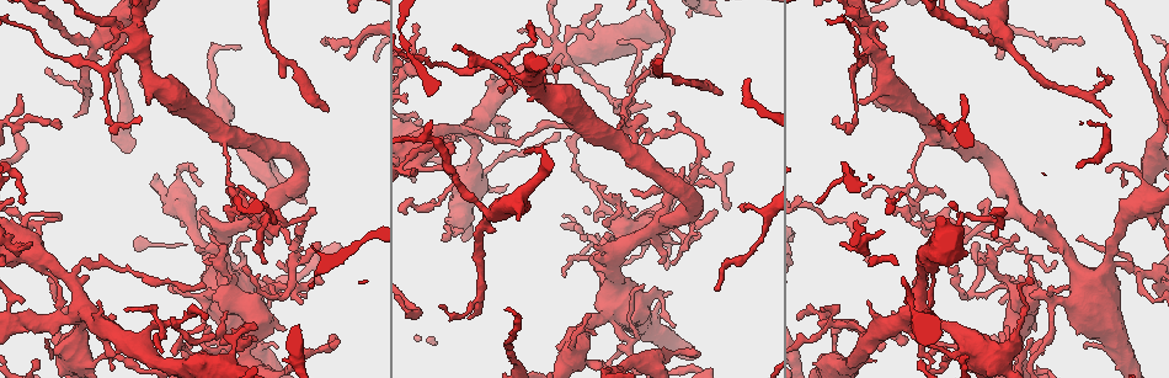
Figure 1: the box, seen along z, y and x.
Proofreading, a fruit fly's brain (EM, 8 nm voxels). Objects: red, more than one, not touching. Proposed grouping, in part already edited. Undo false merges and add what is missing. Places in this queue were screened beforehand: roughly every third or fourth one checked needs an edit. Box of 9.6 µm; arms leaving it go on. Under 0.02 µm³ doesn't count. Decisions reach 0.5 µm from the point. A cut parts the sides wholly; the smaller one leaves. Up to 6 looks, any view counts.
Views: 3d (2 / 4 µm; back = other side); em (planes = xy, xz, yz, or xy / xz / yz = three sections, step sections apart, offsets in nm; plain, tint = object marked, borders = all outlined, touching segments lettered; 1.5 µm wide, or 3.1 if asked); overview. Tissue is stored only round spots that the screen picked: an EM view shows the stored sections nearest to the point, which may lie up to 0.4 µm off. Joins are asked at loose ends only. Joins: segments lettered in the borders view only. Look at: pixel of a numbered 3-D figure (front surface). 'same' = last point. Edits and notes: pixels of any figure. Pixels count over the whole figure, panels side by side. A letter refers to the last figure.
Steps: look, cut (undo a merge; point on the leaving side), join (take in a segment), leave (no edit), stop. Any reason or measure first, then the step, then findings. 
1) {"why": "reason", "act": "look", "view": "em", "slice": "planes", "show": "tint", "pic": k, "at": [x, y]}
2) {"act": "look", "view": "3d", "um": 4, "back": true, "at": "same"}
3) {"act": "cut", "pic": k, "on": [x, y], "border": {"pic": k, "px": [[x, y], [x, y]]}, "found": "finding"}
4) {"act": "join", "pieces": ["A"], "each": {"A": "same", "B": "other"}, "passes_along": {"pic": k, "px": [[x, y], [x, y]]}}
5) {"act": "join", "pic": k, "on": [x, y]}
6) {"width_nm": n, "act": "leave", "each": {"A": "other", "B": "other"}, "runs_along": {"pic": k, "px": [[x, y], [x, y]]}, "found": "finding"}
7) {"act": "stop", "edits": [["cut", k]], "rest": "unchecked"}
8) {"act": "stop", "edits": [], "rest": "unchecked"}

{"why": "branch stops here", "act": "look", "view": "3d", "um": 2, "pic": 1, "at": [866, 196]}

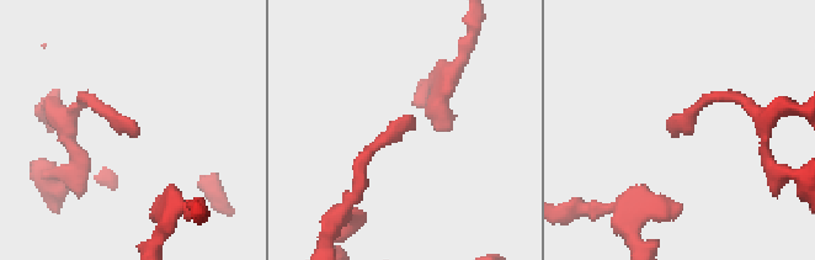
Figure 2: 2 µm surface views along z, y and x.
{"why": "now the EM", "act": "look", "view": "em", "slice": "planes", "show": "plain", "pic": 2, "at": [673, 121]}

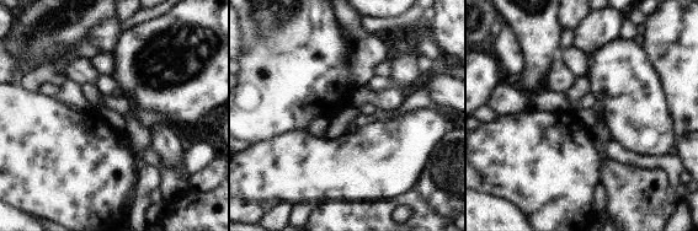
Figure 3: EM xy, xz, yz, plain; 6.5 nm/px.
{"why": "see the neighbours", "act": "look", "view": "em", "slice": "planes", "show": "borders", "at": "same"}

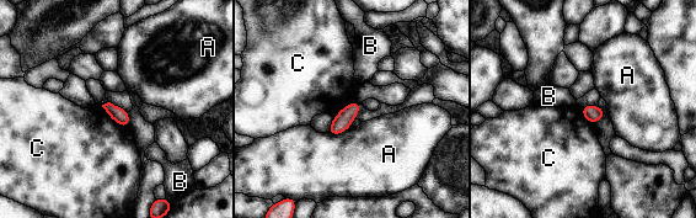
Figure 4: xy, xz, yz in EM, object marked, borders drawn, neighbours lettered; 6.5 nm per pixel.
{"width_nm": 100, "act": "leave", "each": {"A": "other", "B": "other", "C": "other"}, "border": {"pic": 4, "px": [[101, 105], [124, 128]]}, "found": "none of them fits"}

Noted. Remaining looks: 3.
{"why": "free end", "act": "look", "view": "em", "slice": "planes", "show": "borders", "pic": 1, "at": [722, 94]}

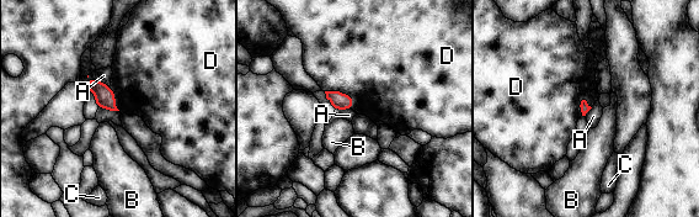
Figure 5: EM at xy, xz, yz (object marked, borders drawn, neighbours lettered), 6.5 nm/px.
{"longest_contact_nm": ["D", 220], "act": "leave", "each": {"A": "other", "B": "other", "C": "other", "D": "other"}, "border": {"pic": 5, "px": [[325, 90], [348, 94], [353, 107]]}, "found": "no lettered segment goes on from it"}

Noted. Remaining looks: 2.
{"why": "thin end", "act": "look", "view": "3d", "um": 4, "pic": 1, "at": [1081, 44]}

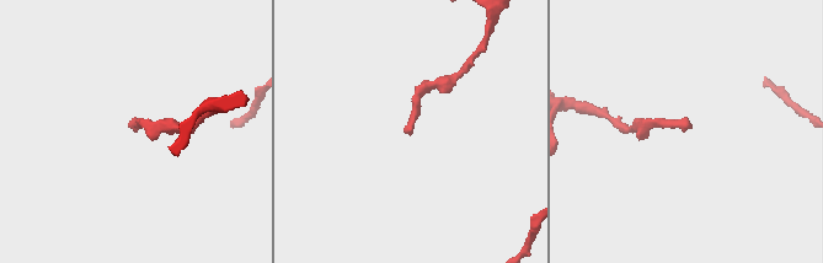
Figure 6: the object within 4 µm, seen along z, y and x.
{"why": "now the EM", "act": "look", "view": "em", "slice": "planes", "show": "borders", "pic": 6, "at": [137, 129]}

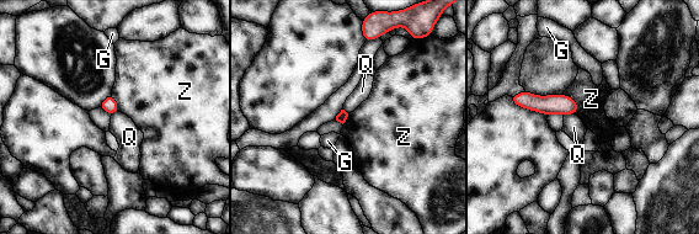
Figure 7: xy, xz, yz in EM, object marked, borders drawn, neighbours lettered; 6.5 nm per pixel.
{"act": "leave", "each": {"G": "other", "Q": "other", "Z": "other"}, "found": "no lettered segment goes on from it"}

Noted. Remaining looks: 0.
{"act": "stop", "edits": [], "rest": "unchecked"}

